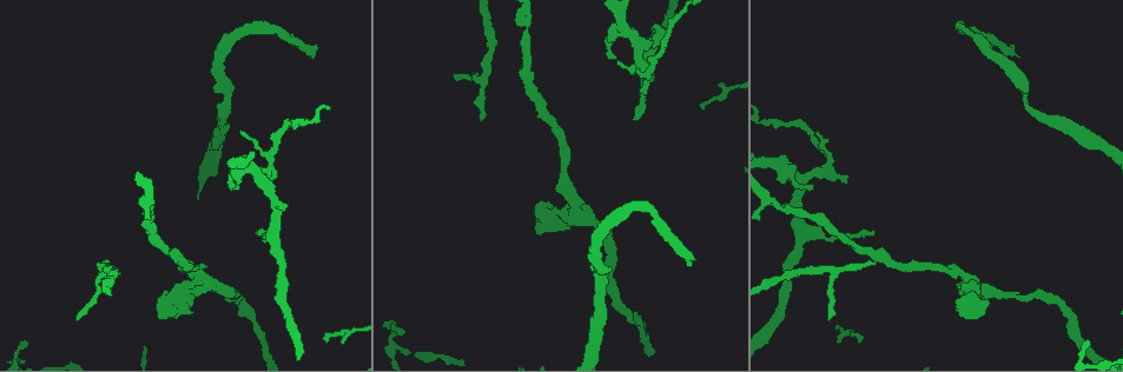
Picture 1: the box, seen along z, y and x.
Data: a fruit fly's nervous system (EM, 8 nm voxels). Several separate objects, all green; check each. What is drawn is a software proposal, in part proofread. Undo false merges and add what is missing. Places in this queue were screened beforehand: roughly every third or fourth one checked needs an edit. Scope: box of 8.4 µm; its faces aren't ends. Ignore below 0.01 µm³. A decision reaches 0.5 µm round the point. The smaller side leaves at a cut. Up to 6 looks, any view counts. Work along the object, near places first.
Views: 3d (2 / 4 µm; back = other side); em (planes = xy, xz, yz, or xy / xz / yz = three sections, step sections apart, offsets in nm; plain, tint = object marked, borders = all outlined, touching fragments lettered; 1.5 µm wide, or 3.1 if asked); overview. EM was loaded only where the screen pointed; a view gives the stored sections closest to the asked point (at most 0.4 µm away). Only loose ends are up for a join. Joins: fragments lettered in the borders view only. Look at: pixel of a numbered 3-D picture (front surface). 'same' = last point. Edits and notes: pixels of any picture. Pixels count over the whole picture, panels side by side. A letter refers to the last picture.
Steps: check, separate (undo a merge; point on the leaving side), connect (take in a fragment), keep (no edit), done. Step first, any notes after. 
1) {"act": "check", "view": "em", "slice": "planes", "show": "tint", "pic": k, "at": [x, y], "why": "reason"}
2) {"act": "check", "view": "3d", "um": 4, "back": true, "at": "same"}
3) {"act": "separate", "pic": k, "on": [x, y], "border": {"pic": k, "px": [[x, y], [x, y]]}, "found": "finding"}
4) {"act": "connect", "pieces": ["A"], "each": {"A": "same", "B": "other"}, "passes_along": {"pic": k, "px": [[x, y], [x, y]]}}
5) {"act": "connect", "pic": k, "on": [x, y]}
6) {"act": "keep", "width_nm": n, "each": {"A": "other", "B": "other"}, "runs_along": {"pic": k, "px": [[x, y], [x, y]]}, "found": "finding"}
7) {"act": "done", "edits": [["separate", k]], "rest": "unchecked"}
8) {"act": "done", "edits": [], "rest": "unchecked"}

{"act": "check", "view": "3d", "um": 2, "pic": 1, "at": [266, 27], "why": "sharp bend"}

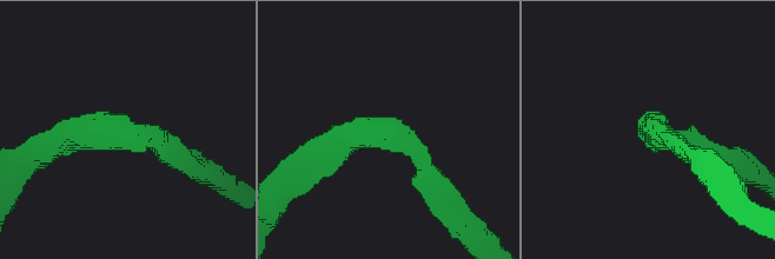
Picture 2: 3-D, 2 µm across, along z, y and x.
{"act": "check", "view": "em", "slice": "xy", "step": 8, "show": "borders", "pic": 2, "at": [391, 139], "why": "shape alone is not enough"}

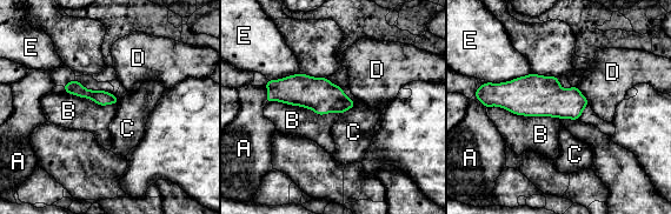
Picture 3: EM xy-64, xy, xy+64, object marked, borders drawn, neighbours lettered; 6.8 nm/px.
{"act": "keep", "width_nm": 100, "longest_contact_nm": ["B", 500], "each": {"A": "other", "B": "other", "C": "other", "D": "other", "E": "other"}, "found": "continuous, no second neuron"}

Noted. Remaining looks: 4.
{"act": "check", "view": "em", "slice": "xy", "step": 4, "show": "borders", "pic": 1, "at": [1023, 102], "why": "narrows sharply"}

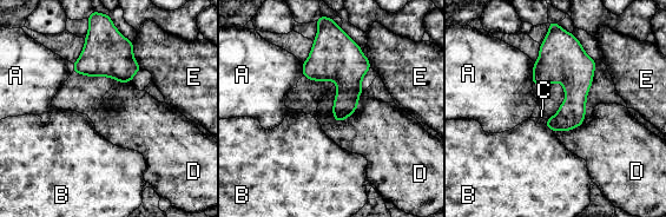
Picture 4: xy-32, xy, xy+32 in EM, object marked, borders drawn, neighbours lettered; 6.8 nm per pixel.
{"act": "keep", "each": {"A": "other", "B": "other", "C": "other", "D": "other", "E": "other"}, "found": "continuous, no second neuron"}

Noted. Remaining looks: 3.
{"act": "check", "view": "em", "slice": "xz", "step": 8, "show": "borders", "pic": 1, "at": [1088, 340], "why": "branch stops here"}

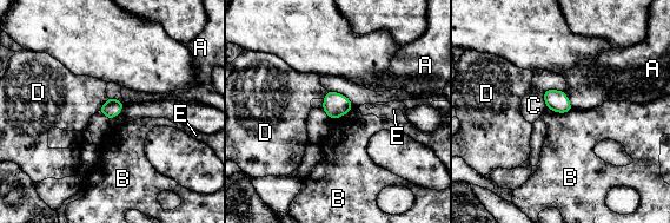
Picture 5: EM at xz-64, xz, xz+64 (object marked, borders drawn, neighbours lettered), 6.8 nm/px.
{"act": "keep", "each": {"A": "other", "B": "other", "C": "other", "D": "other", "E": "other"}, "border": {"pic": 5, "px": [[108, 98], [99, 110]]}, "found": "none of them fits"}

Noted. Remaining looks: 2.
{"act": "done", "edits": [], "rest": "unchecked"}

